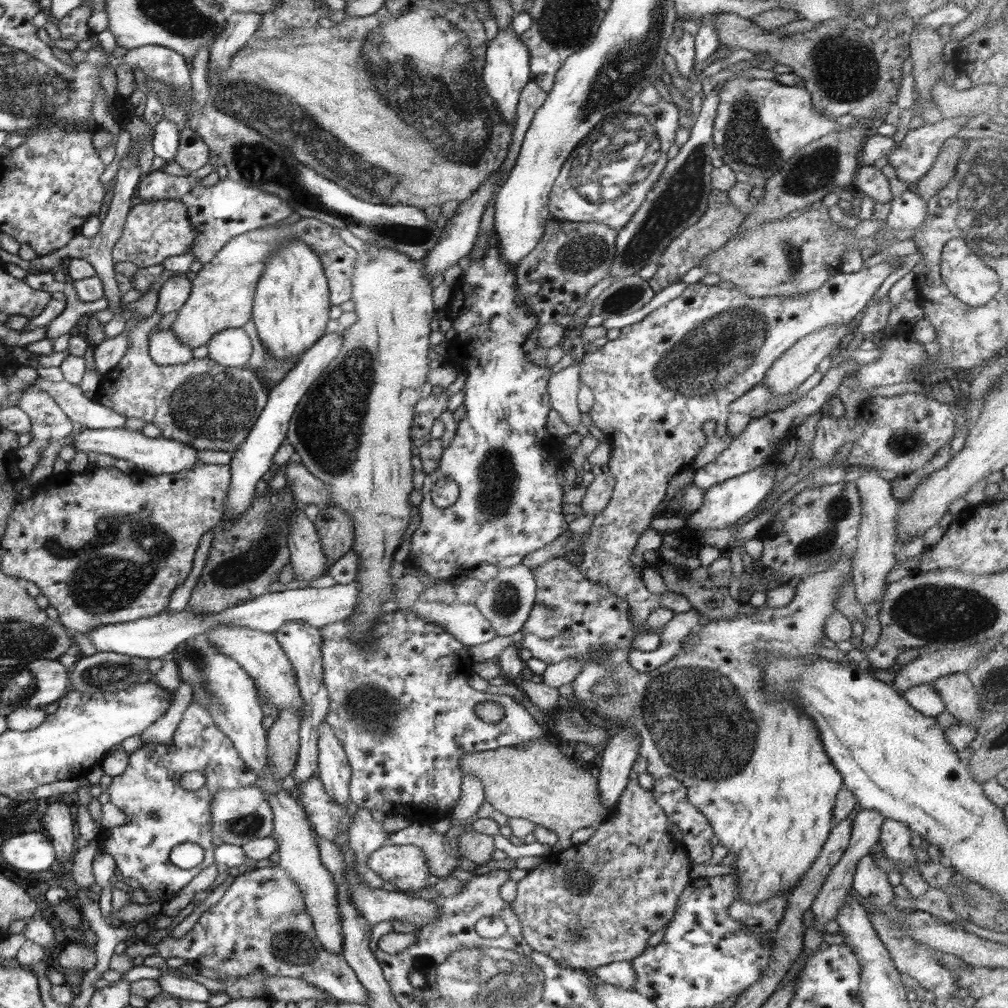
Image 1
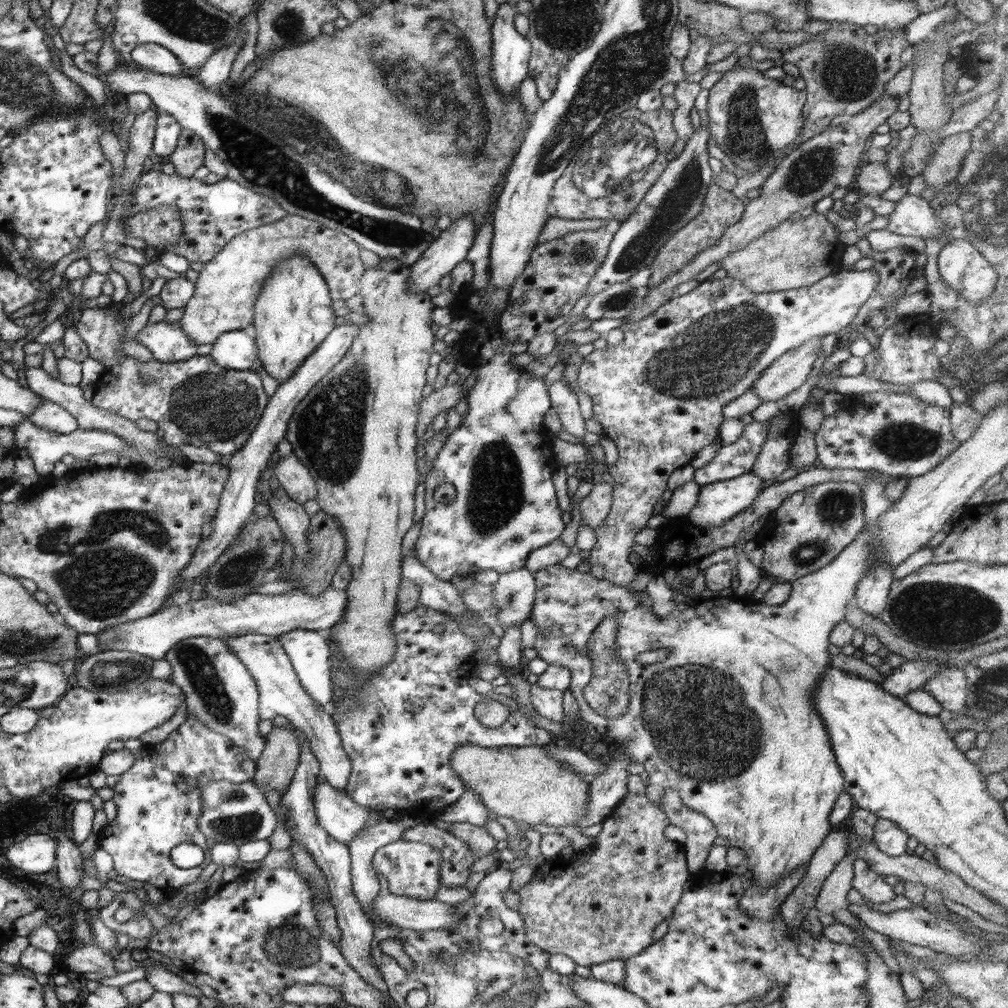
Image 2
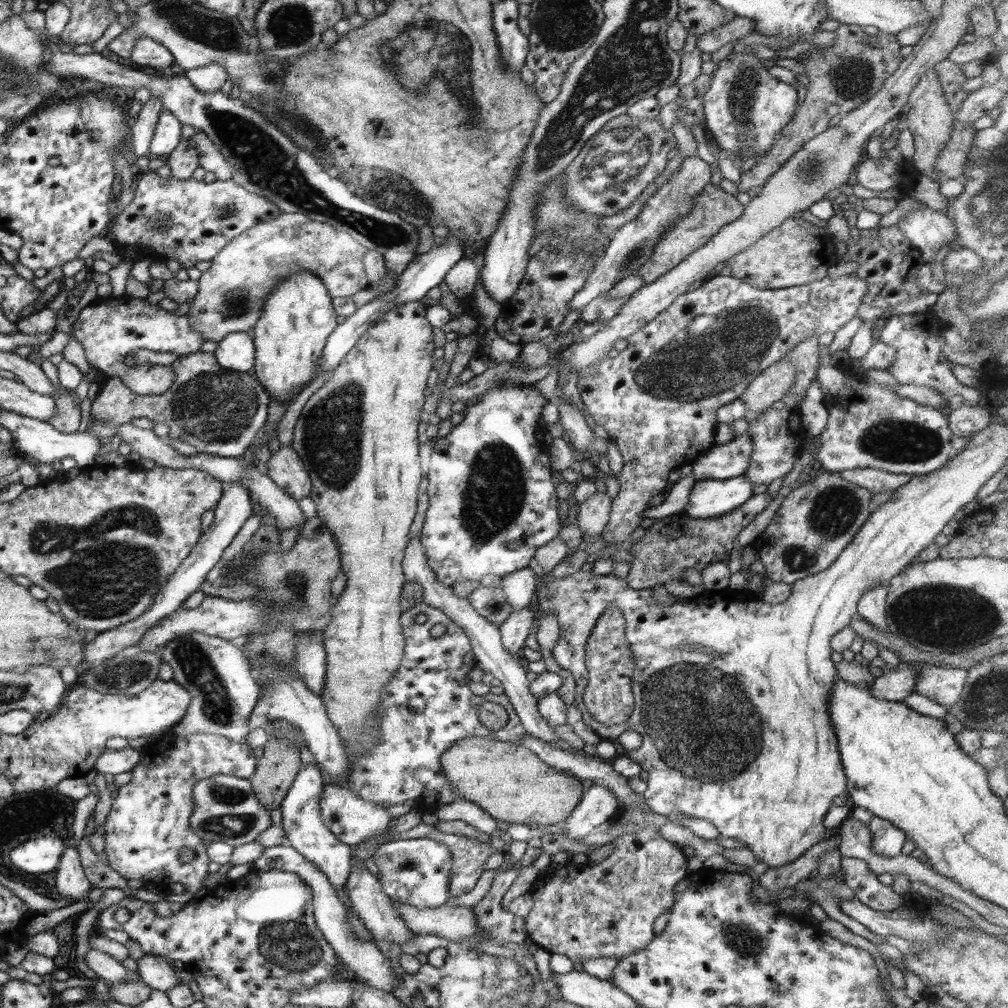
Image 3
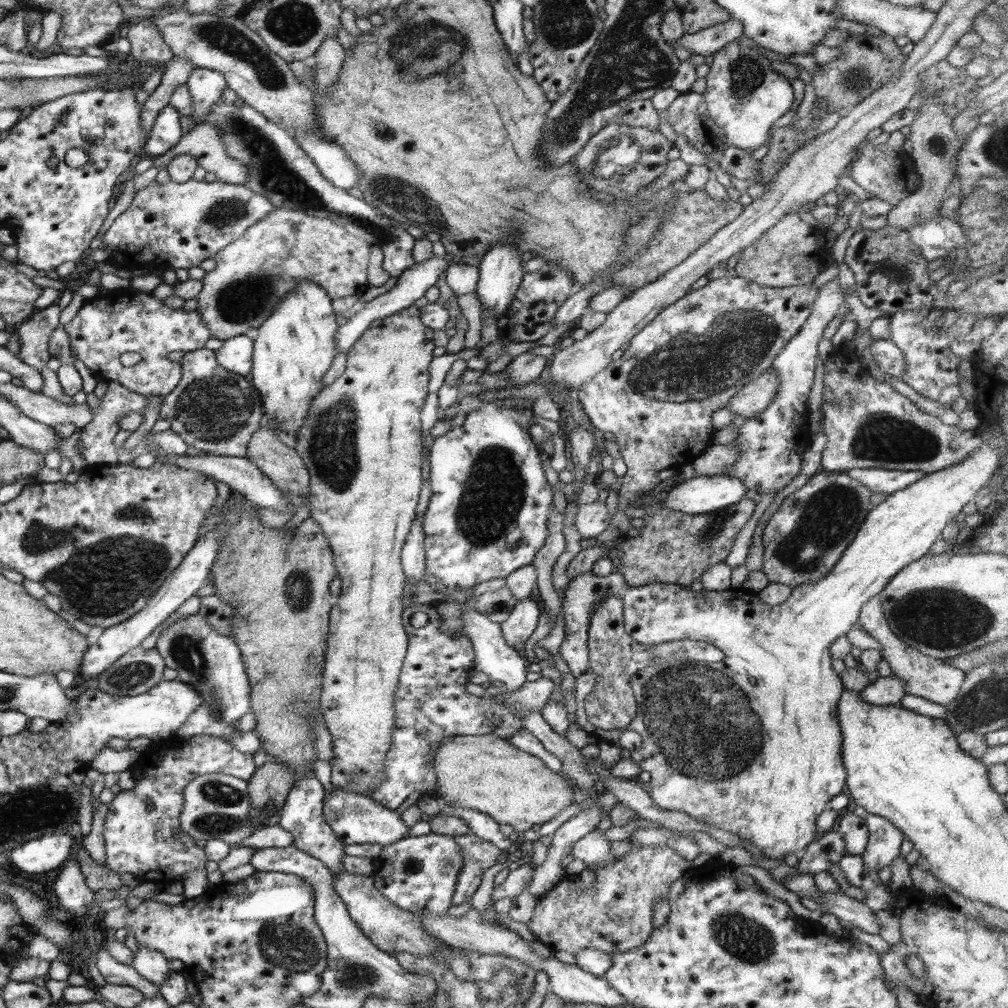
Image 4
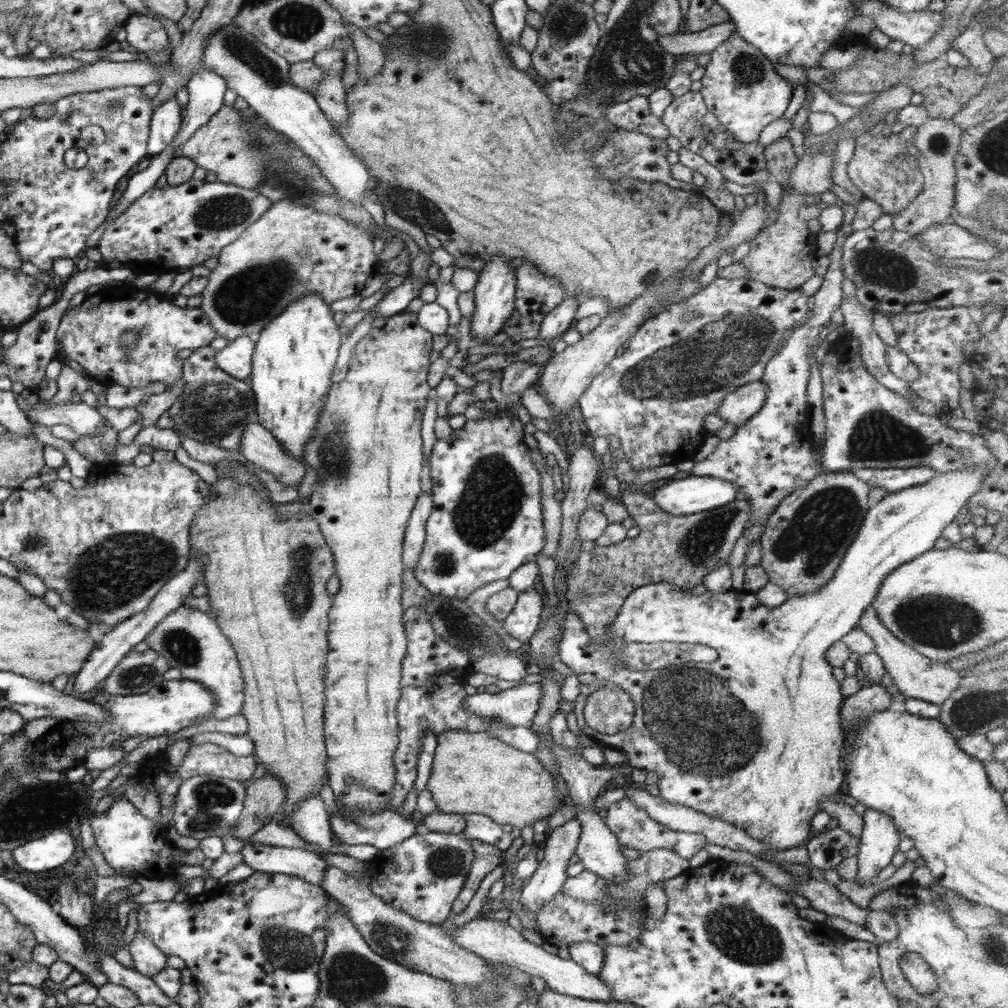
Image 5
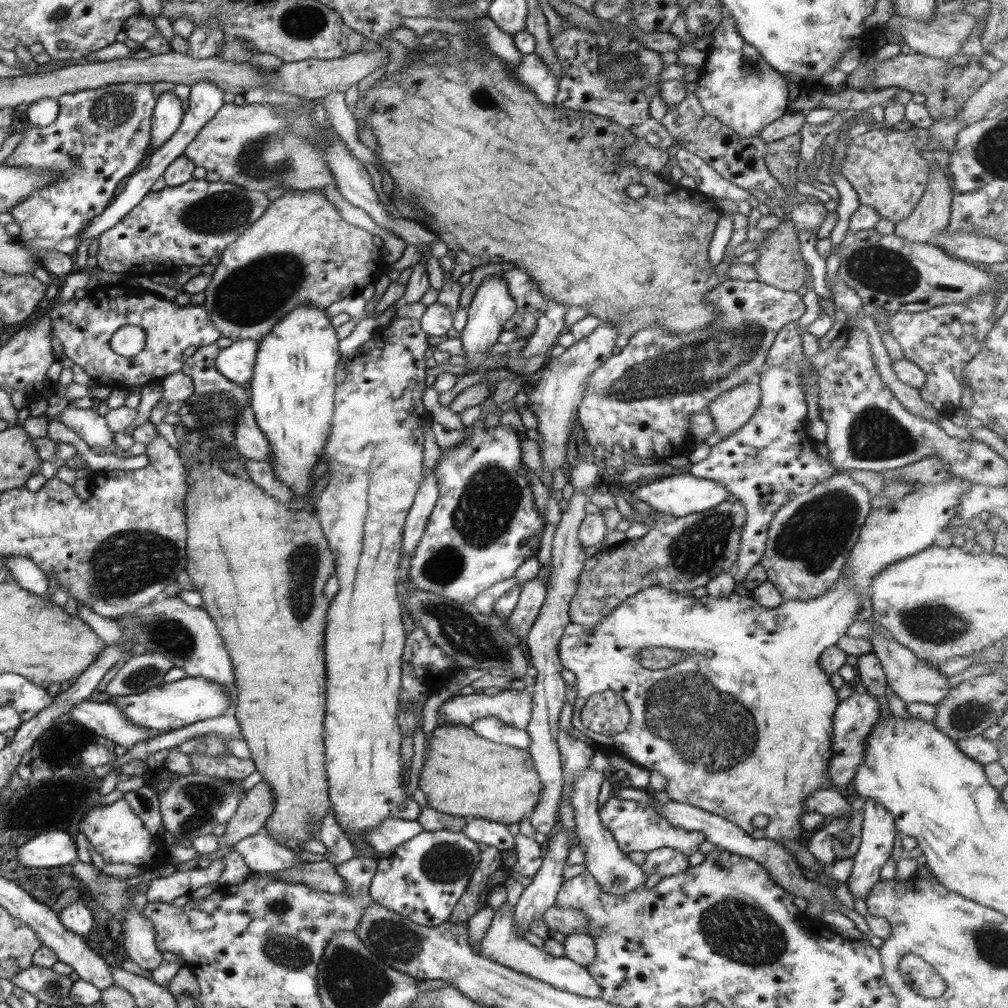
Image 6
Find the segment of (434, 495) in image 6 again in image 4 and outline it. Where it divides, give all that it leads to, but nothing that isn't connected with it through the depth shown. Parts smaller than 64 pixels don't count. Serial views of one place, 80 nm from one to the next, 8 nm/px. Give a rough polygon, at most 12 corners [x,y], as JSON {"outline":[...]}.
{"outline":[[422,517],[413,520],[401,550],[408,578],[424,580]]}

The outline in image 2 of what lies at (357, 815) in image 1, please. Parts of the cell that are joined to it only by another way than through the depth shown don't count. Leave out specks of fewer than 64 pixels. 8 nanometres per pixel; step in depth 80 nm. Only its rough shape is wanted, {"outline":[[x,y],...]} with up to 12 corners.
{"outline":[[404,814],[382,818],[346,844],[351,854],[352,889],[365,914],[380,881],[375,852],[422,819]]}

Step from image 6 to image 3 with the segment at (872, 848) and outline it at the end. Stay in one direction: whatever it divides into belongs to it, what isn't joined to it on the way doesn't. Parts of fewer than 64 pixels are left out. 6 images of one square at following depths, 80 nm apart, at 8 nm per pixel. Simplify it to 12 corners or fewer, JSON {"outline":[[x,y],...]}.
{"outline":[[873,816],[867,824],[876,854],[902,852],[906,833]]}

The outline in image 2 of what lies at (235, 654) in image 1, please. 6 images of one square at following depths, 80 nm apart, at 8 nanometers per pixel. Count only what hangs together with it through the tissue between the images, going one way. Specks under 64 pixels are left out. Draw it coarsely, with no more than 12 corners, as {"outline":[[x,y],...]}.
{"outline":[[276,637],[223,641],[259,693],[259,720],[302,730],[320,776],[346,791],[351,761],[332,718],[302,688]]}

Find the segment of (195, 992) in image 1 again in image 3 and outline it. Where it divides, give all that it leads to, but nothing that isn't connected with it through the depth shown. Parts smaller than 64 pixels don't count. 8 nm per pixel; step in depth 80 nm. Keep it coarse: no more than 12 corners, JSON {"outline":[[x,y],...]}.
{"outline":[[143,955],[137,973],[166,992],[180,981],[164,957]]}

